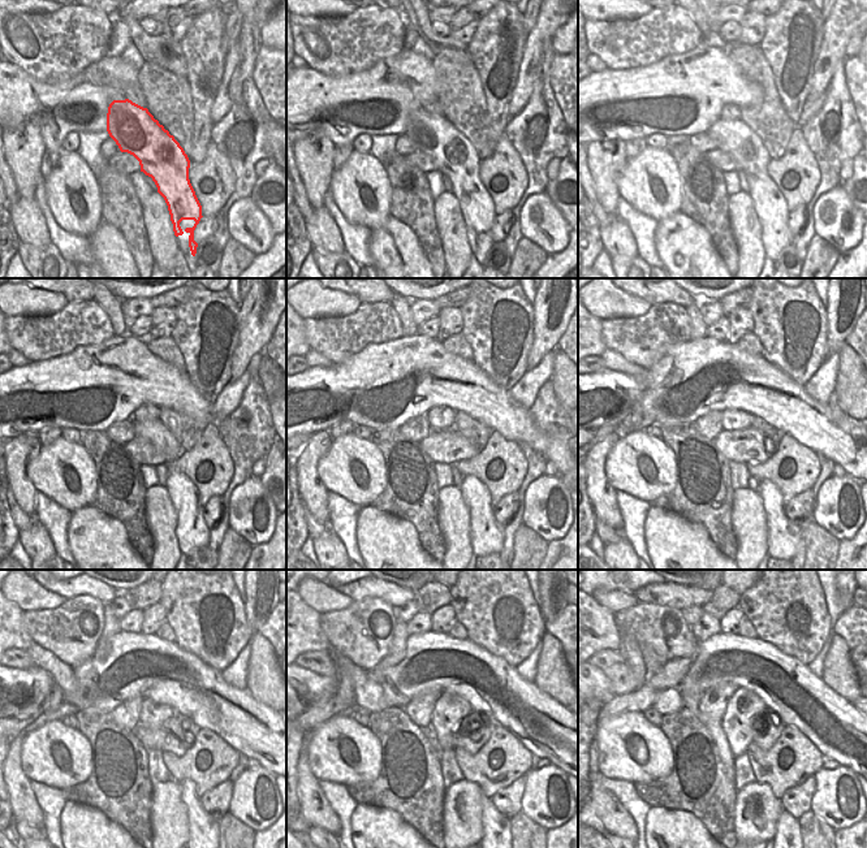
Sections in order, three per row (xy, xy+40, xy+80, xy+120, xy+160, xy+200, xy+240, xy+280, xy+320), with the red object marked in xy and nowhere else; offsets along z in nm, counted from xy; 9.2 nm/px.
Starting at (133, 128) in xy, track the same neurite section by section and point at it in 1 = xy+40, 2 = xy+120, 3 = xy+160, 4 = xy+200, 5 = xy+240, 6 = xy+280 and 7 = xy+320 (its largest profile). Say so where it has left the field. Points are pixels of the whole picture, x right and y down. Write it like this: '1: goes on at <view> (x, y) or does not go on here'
1: goes on at xy+40 (456, 158)
2: goes on at xy+120 (181, 489)
3: goes on at xy+160 (490, 532)
4: goes on at xy+200 (784, 535)
5: goes on at xy+240 (203, 829)
6: goes on at xy+280 (496, 830)
7: goes on at xy+320 (788, 834)

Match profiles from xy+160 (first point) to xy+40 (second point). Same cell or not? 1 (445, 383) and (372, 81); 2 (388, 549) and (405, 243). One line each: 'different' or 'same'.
1: same
2: same

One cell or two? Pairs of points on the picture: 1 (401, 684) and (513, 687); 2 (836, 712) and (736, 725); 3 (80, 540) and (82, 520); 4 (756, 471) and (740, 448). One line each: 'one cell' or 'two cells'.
1: one cell
2: two cells
3: one cell
4: two cells

